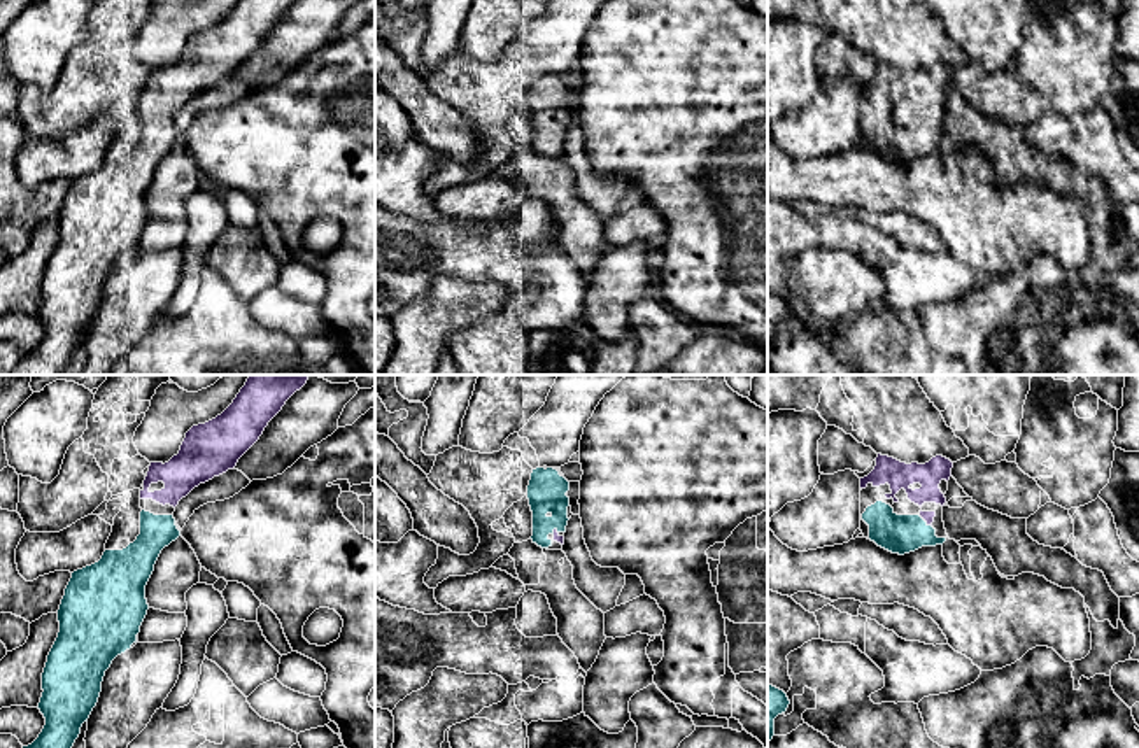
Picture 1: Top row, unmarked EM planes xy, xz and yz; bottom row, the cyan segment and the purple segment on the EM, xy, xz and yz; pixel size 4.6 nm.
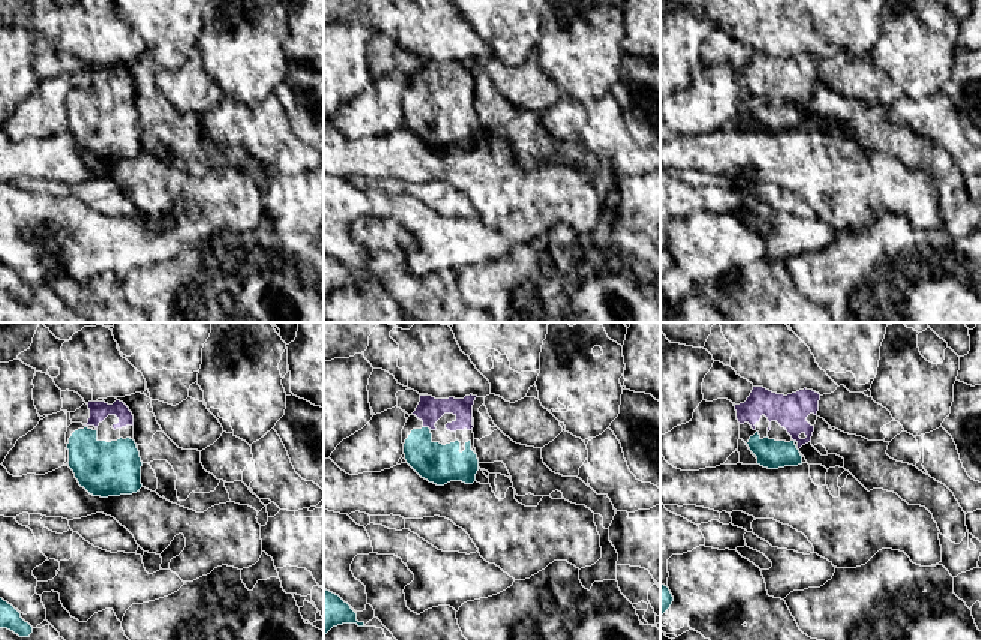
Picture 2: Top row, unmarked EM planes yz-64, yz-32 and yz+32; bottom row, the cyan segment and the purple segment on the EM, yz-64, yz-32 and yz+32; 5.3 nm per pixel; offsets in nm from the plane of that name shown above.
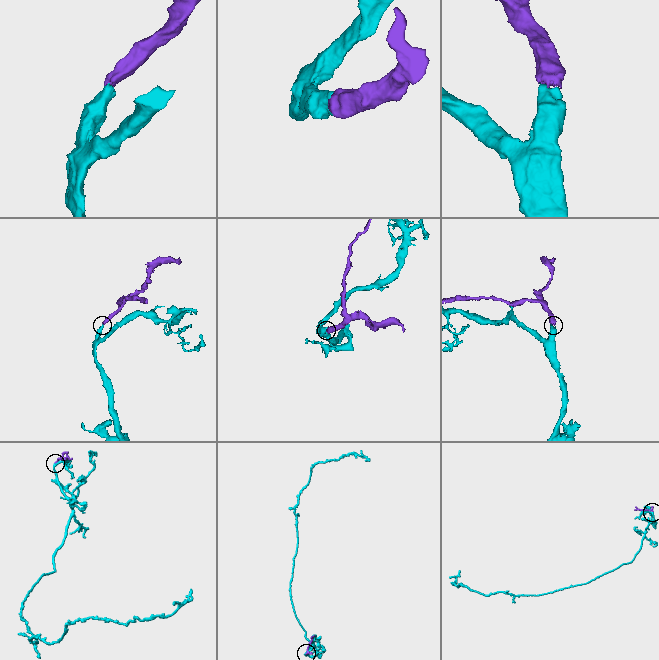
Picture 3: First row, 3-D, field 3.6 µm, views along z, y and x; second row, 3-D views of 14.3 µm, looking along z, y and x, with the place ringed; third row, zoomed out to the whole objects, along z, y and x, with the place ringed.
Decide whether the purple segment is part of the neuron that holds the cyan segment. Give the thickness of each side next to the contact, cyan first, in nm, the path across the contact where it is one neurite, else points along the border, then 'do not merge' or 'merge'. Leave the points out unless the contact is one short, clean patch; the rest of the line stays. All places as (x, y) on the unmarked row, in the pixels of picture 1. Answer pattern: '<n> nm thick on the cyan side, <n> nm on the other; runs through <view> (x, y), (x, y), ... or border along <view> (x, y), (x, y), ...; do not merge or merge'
180 nm thick on the cyan side, 50 nm on the other; runs through yz (901, 142), (913, 139), (924, 128), (927, 123); merge

